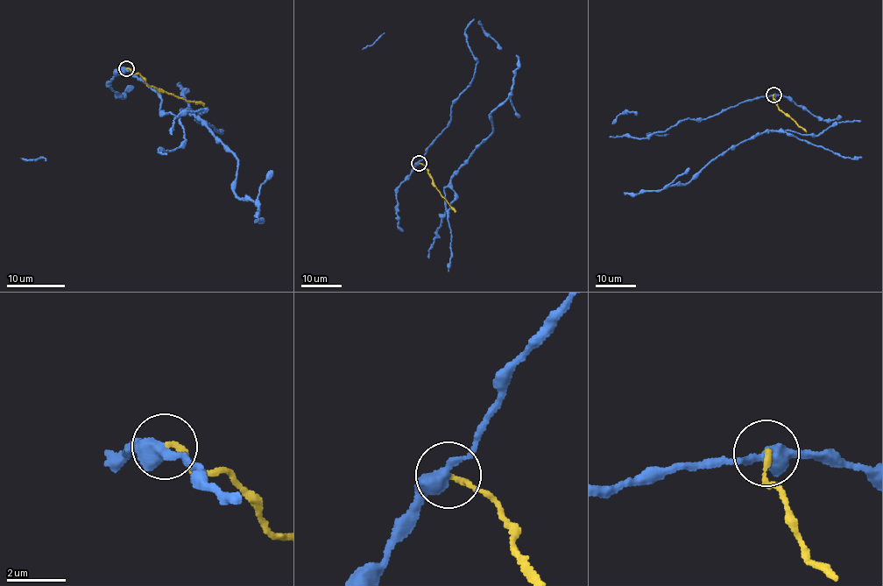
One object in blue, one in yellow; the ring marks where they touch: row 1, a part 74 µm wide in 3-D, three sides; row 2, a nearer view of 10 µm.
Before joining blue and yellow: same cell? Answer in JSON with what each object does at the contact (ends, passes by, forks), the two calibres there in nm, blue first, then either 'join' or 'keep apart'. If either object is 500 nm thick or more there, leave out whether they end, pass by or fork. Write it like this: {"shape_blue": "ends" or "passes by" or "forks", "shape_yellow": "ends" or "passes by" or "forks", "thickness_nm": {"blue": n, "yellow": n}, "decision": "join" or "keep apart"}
{"shape_blue": "passes by", "shape_yellow": "ends", "thickness_nm": {"blue": 440, "yellow": 220}, "decision": "keep apart"}

